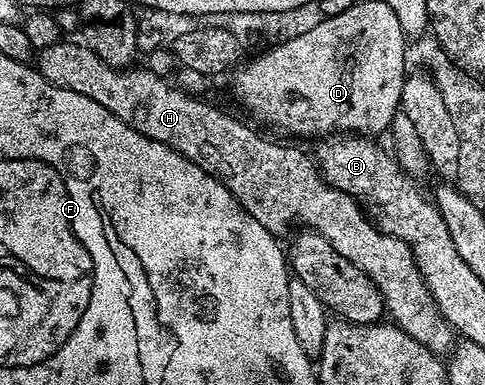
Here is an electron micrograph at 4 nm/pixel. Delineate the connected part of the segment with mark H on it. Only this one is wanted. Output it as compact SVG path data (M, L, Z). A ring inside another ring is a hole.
M58 42L40 49L35 67L44 80L51 82L56 88L75 90L75 94L83 94L83 98L91 98L99 102L99 106L111 110L111 114L115 114L119 122L127 122L131 130L155 142L163 142L163 146L195 162L195 166L199 166L204 172L214 176L223 186L227 186L227 190L236 198L239 206L243 206L243 210L247 210L247 214L251 214L251 218L255 218L255 222L263 225L268 232L282 234L281 232L287 231L292 224L298 224L296 227L301 230L317 231L327 242L335 246L335 250L339 250L339 254L343 254L343 258L359 266L359 270L363 270L363 274L367 274L367 278L375 282L392 323L402 328L407 335L415 338L415 342L419 342L434 354L442 354L441 352L445 351L448 353L454 347L455 333L435 306L425 285L425 277L417 269L409 244L382 232L354 197L340 192L338 188L331 187L325 181L318 165L312 159L309 161L297 148L284 148L283 145L276 144L275 141L268 140L257 132L252 132L243 121L220 112L215 105L204 104L203 101L196 100L195 97L188 96L177 88L172 88L168 84L170 82L168 79L156 76L149 71L148 67L112 68L103 62L103 58L99 58L90 48L85 47L84 43L65 43Z

